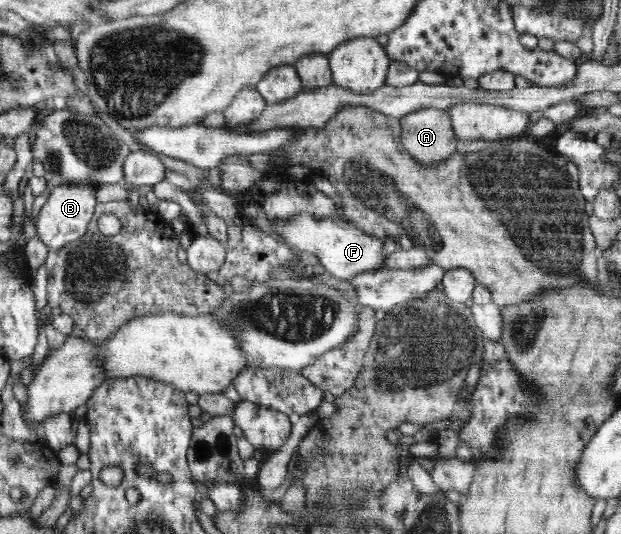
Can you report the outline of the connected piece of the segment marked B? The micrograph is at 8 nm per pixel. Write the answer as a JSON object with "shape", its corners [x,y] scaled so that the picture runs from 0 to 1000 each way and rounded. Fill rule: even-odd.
{"shape":[[[142,345],[97,346],[81,361],[56,414],[58,436],[79,472],[95,472],[108,455],[122,451],[138,436],[156,378],[155,354]]]}

